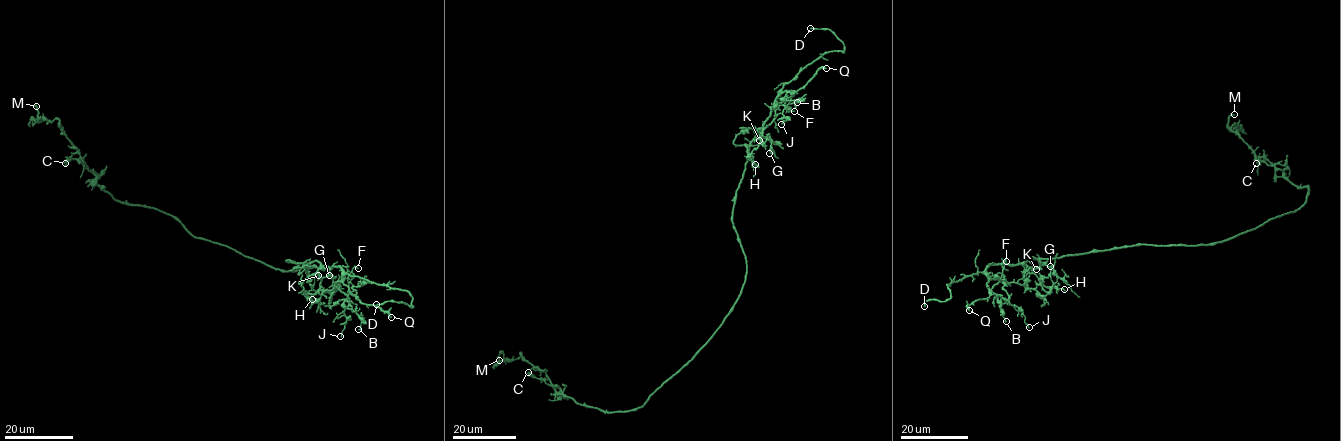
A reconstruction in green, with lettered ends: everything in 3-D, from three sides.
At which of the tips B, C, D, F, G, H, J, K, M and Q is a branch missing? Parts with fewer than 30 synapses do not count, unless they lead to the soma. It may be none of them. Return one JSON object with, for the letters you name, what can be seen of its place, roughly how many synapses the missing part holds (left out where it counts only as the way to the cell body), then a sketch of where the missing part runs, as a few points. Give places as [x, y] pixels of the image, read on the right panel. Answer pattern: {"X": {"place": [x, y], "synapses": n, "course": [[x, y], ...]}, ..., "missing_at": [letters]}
{"D": {"place": [924, 306]}, "missing_at": ["D"]}

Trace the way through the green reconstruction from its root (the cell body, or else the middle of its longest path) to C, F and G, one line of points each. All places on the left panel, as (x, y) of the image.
C: (287, 271), (229, 246), (197, 238), (177, 220), (154, 208), (116, 200), (80, 161), (65, 163)
F: (287, 271), (300, 266), (287, 260), (337, 266), (355, 295), (350, 280), (352, 269), (358, 268)
G: (287, 271), (300, 266), (287, 260), (338, 266), (336, 288), (321, 294), (329, 293), (330, 302), (329, 275)

